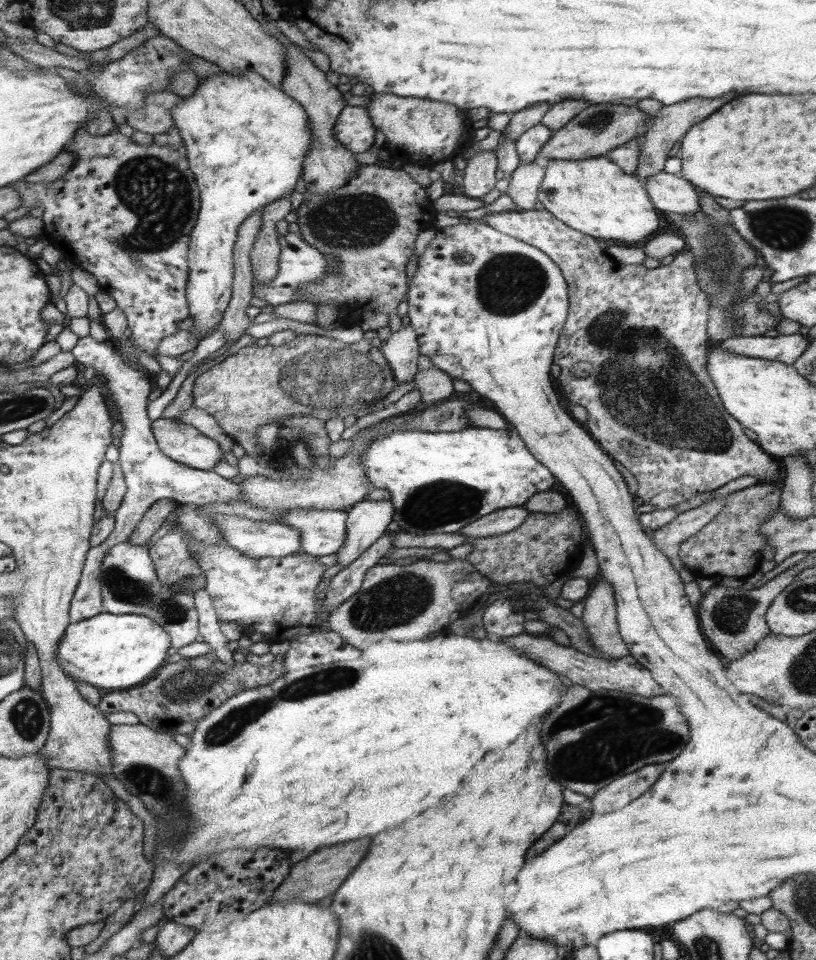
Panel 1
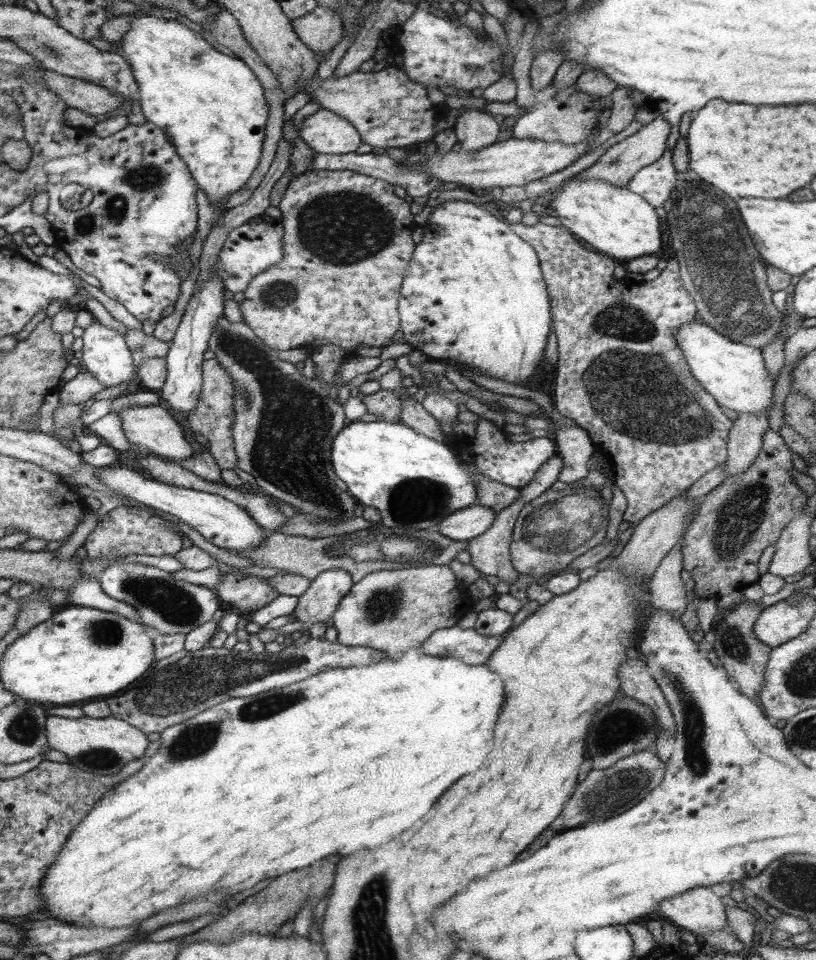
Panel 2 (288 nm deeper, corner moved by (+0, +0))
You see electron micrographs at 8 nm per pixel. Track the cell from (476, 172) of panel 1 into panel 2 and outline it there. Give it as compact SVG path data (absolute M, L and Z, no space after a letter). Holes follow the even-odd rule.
M461 110L463 112L457 120L451 122L451 126L463 152L479 152L483 148L489 148L491 144L497 144L497 134L501 126L495 124L493 116L477 110Z

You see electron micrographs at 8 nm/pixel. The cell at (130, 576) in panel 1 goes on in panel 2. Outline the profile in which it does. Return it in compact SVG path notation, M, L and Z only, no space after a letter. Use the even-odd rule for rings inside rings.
M113 562L109 568L105 568L105 572L101 572L97 580L105 594L135 608L139 624L153 628L155 634L187 634L193 628L211 622L211 616L221 606L213 590L183 582L165 570L139 562Z

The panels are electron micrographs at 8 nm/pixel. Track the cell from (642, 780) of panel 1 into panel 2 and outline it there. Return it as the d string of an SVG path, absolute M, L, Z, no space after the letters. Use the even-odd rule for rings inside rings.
M645 750L645 752L637 752L633 756L627 756L625 760L619 760L615 766L605 768L605 770L591 770L585 780L577 782L573 794L567 798L563 810L549 824L549 828L567 832L567 830L573 830L579 826L587 826L591 822L609 820L629 808L633 808L645 796L649 796L649 792L653 792L653 788L657 788L657 784L663 780L663 774L665 774L665 762L653 750Z

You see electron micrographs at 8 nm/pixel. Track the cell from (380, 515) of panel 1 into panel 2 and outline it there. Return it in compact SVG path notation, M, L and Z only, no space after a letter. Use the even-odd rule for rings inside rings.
M341 568L321 572L311 582L309 590L299 598L293 614L299 622L305 622L307 628L319 620L325 624L325 620L339 608L339 602L349 594L353 584L353 576Z

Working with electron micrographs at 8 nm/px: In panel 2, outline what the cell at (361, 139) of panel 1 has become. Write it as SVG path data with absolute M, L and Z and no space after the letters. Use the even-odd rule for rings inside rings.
M319 110L305 118L301 140L313 148L315 154L355 154L359 144L363 144L357 128L329 110Z

